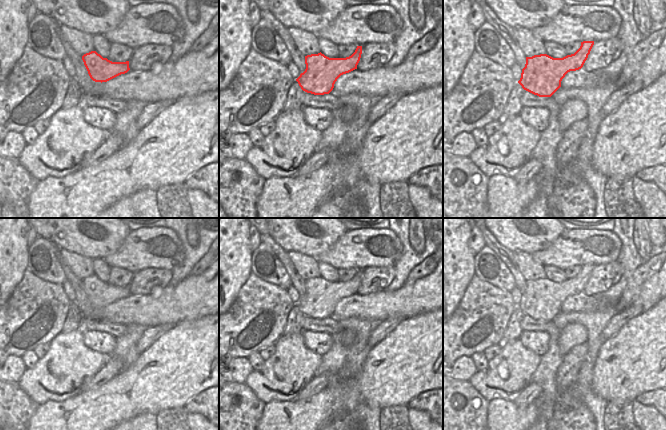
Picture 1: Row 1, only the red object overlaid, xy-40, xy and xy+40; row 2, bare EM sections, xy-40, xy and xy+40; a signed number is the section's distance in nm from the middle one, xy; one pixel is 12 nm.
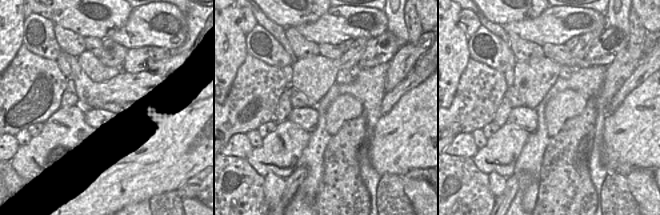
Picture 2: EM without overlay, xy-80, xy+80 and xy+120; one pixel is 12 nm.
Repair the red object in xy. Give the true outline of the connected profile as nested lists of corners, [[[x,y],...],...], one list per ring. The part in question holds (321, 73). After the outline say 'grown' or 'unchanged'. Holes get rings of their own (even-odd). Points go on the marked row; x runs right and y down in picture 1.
[[[362,46],[346,58],[329,58],[322,54],[305,56],[306,69],[296,79],[301,89],[314,95],[329,94],[337,79],[357,69],[362,54]]] | unchanged

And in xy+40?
[[[583,41],[574,54],[563,58],[553,58],[547,54],[526,57],[518,83],[534,95],[551,97],[561,87],[561,81],[568,72],[583,67],[593,45],[594,41]]] | unchanged

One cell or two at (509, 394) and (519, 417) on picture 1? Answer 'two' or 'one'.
two

